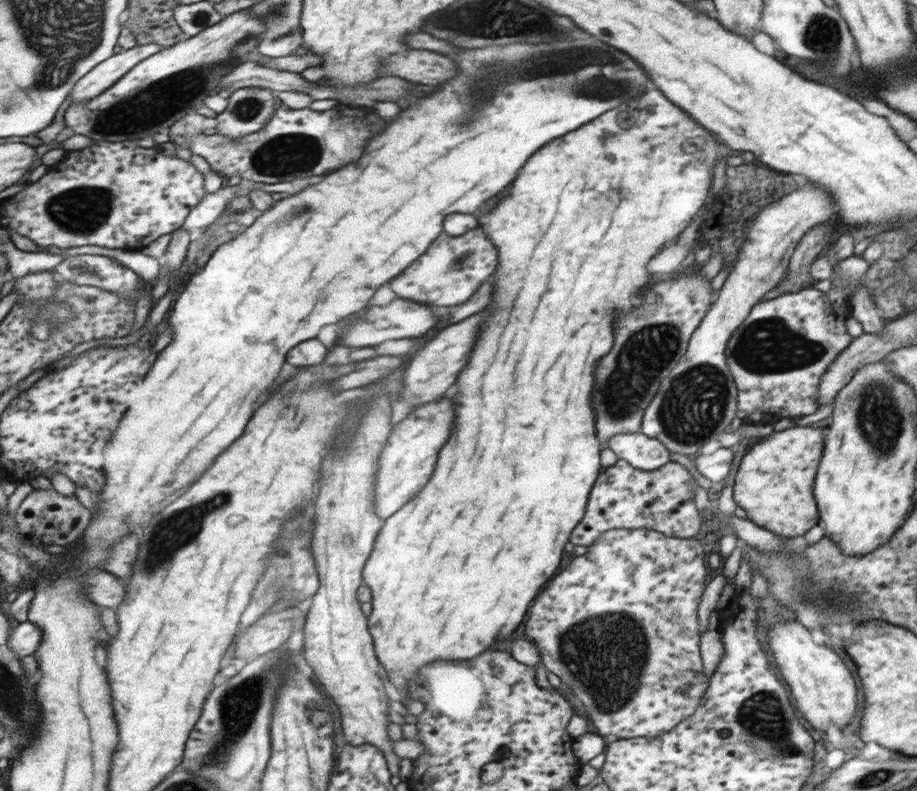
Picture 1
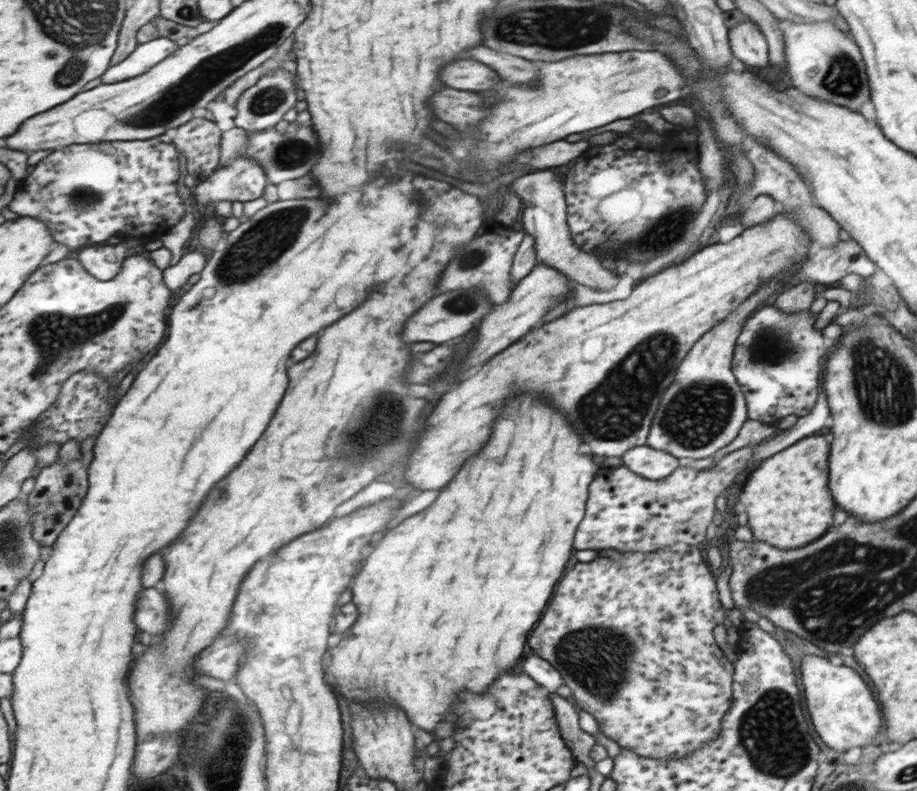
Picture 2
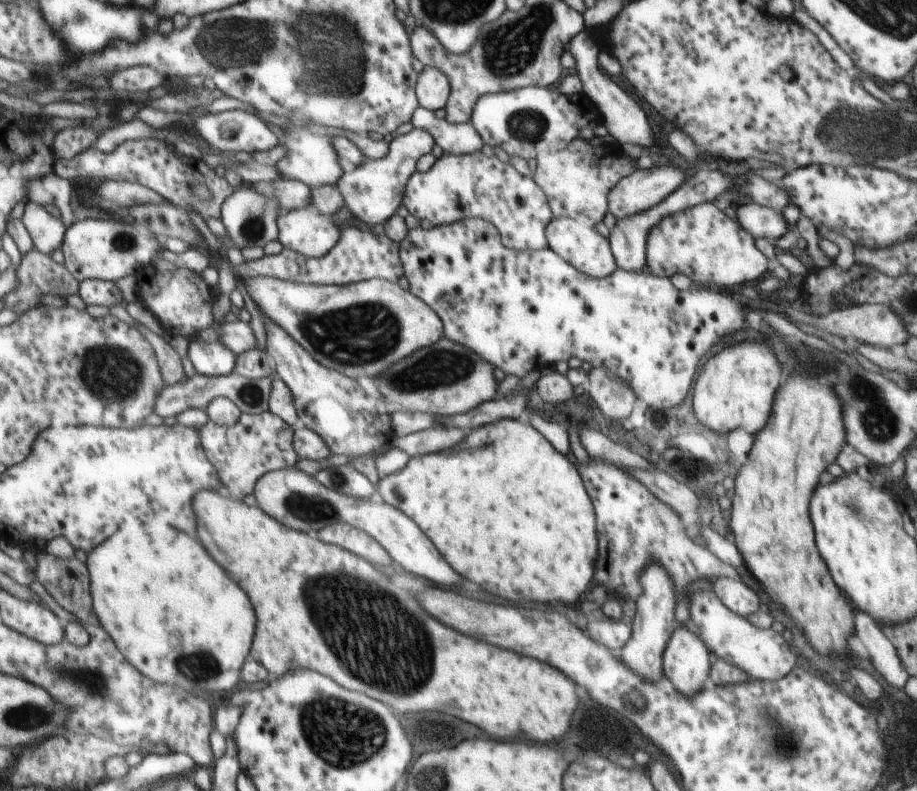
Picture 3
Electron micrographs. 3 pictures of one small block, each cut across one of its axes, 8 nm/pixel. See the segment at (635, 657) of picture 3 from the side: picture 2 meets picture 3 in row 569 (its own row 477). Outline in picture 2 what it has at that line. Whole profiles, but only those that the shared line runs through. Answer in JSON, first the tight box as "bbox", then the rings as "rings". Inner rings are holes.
{"bbox":[621,445,679,481],"rings":[[[648,445],[628,449],[621,459],[623,466],[652,481],[666,479],[679,466],[679,458]]]}

